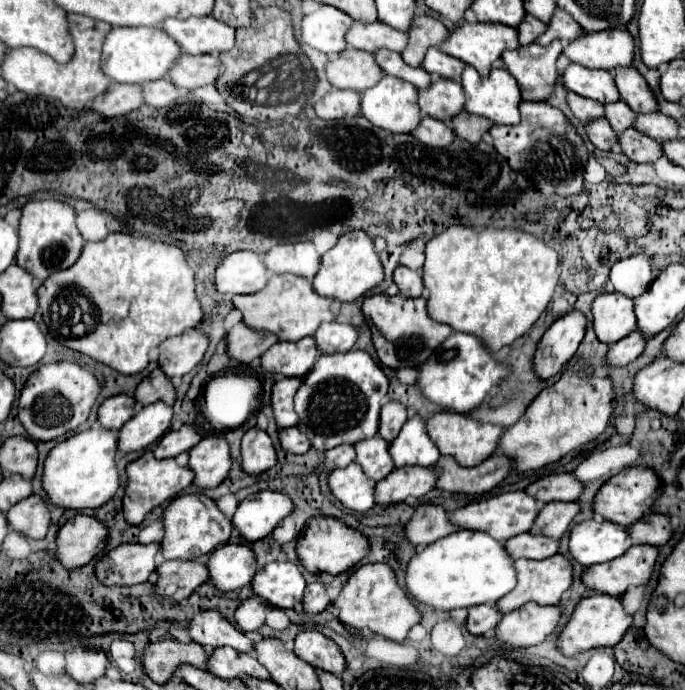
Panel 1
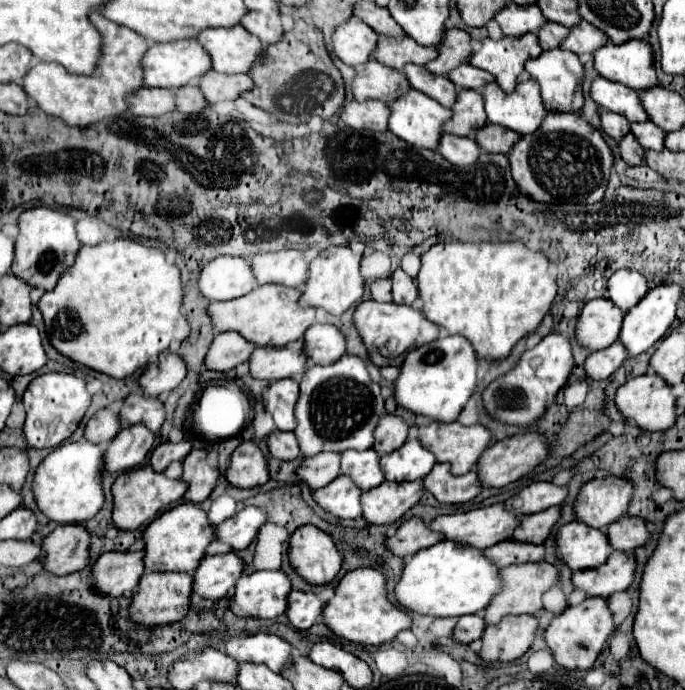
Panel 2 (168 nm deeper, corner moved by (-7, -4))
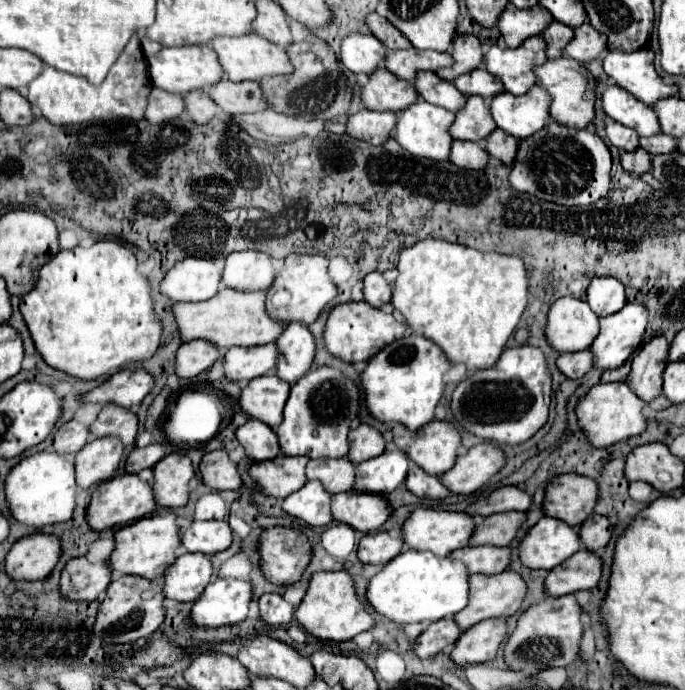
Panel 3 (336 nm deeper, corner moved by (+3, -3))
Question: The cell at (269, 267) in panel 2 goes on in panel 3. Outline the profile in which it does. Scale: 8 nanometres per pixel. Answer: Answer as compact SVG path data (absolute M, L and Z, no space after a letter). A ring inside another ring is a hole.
M257 250L233 252L227 256L223 284L237 290L267 290L275 280L275 262Z

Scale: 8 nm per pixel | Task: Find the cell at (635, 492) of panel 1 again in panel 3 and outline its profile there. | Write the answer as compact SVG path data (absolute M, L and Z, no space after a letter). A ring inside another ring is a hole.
M561 474L551 480L545 492L545 516L559 518L569 526L583 524L597 506L597 482L581 474Z

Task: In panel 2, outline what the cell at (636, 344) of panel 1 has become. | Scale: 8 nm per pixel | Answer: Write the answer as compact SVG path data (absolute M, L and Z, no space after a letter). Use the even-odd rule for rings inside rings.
M615 343L603 351L593 351L585 359L583 367L585 367L585 373L589 379L601 381L601 379L609 379L625 359L627 359L627 353L625 353L623 345Z

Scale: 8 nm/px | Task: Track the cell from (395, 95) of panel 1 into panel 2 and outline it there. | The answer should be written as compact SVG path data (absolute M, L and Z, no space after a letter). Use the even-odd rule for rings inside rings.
M411 89L405 97L389 103L389 131L399 139L437 151L443 123L451 119L451 109L439 105L435 99Z

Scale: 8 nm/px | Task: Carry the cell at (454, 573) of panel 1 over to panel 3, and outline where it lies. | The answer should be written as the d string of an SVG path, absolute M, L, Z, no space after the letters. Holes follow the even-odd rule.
M403 550L379 574L375 574L367 588L369 604L397 624L411 624L423 620L441 620L455 616L469 602L469 572L467 566L451 556L435 556L433 552Z

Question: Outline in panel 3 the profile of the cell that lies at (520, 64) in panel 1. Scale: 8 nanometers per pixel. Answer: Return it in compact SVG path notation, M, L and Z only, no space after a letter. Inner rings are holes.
M561 56L557 60L547 60L545 64L535 68L537 82L549 92L551 96L551 118L559 124L587 128L595 116L595 80L585 70L585 66L569 56Z

